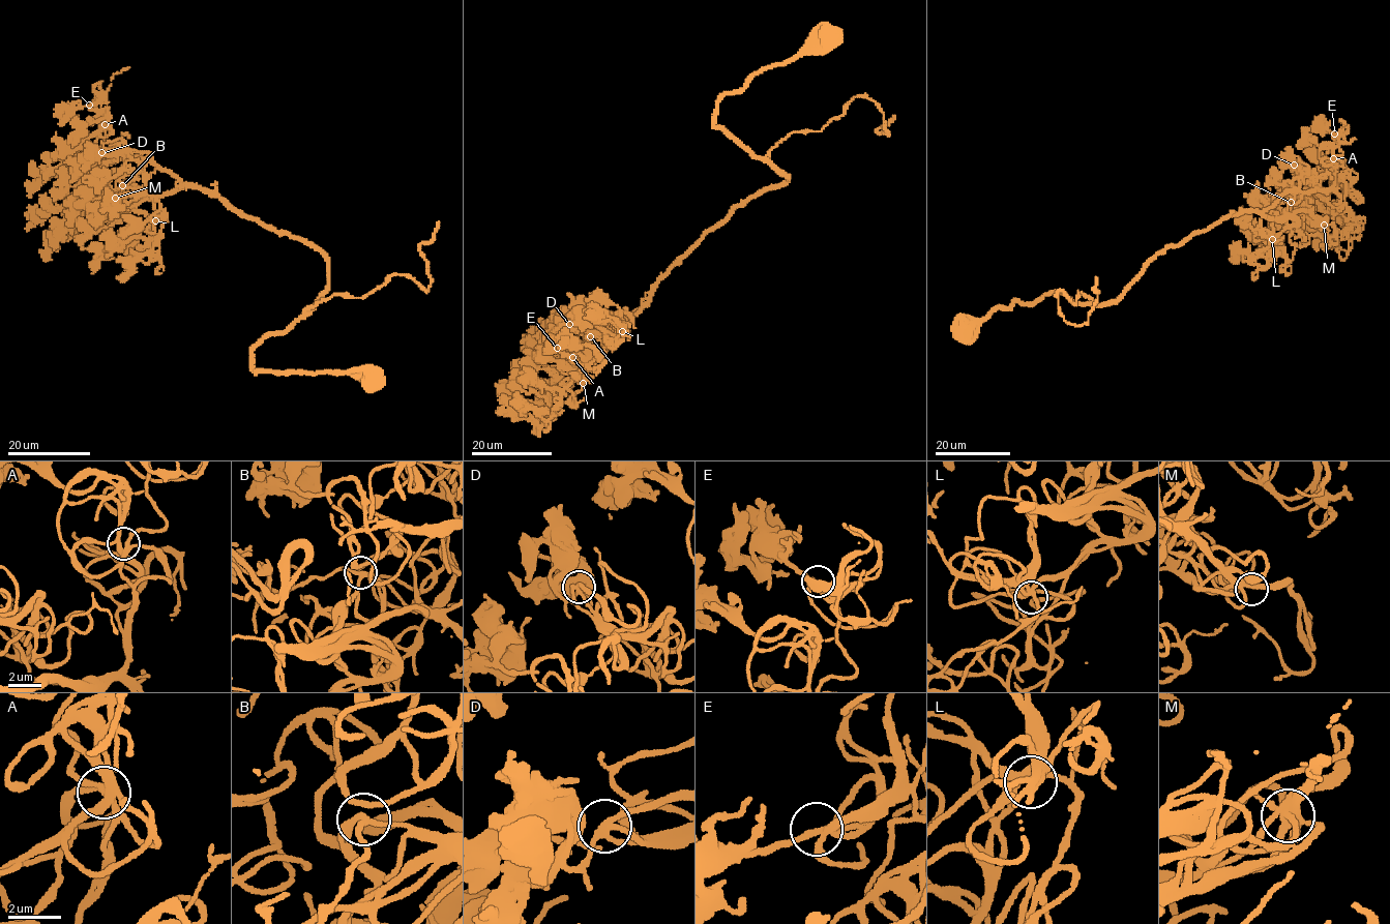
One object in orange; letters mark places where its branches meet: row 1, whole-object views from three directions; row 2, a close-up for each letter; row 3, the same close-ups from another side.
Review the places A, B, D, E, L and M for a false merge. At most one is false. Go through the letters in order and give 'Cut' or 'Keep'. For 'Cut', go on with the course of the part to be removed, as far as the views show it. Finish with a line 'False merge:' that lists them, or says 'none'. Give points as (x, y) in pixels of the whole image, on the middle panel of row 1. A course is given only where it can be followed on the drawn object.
A: Keep
B: Keep
D: Keep
E: Keep
L: Keep
M: Keep
False merge: none

